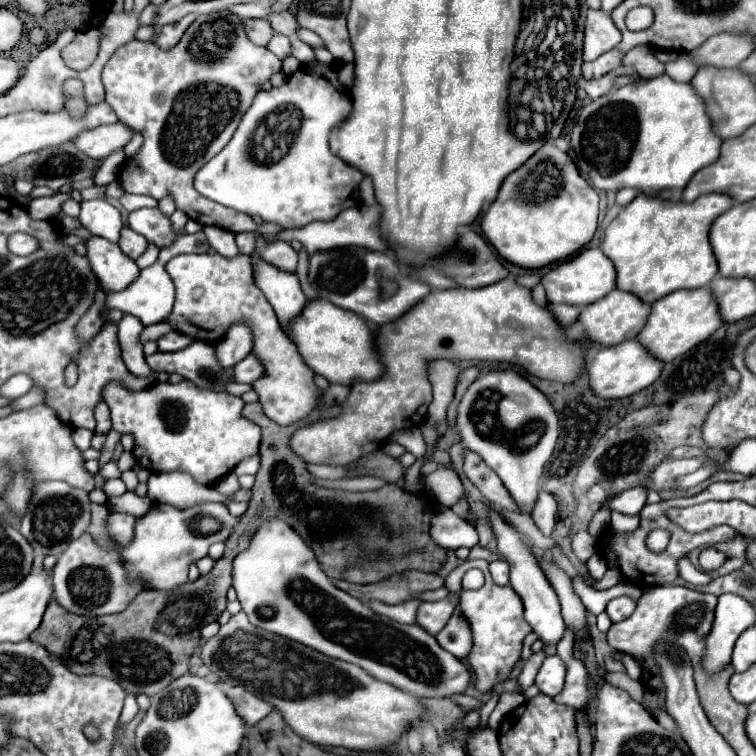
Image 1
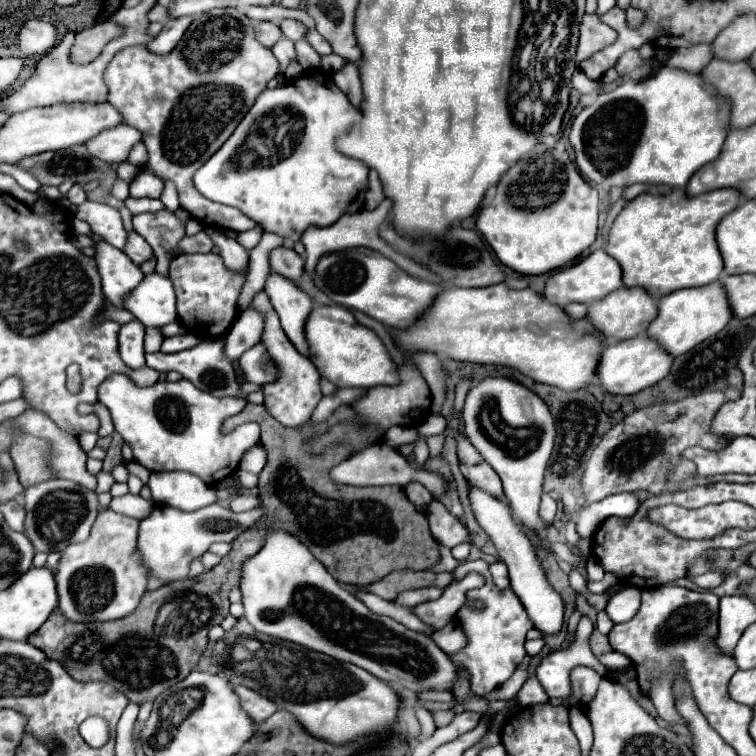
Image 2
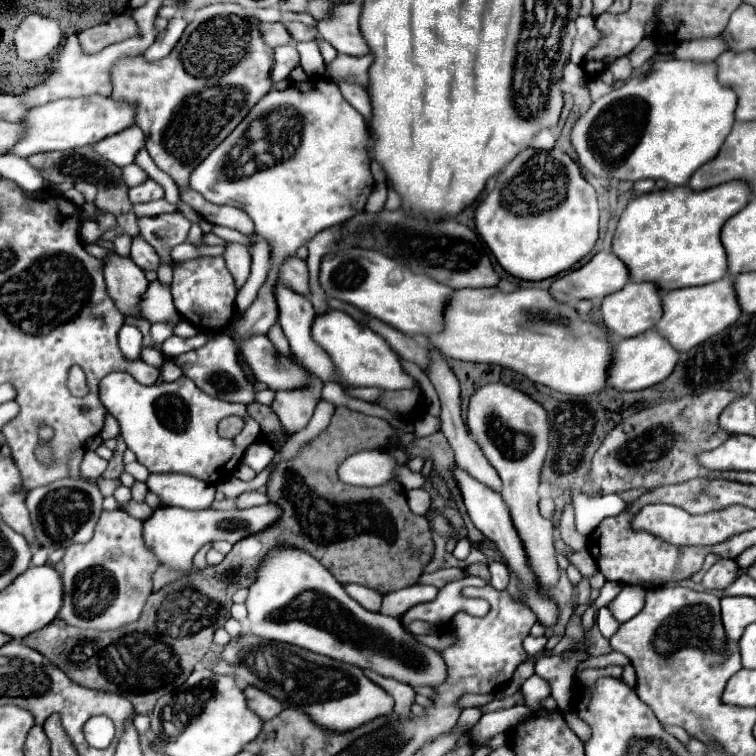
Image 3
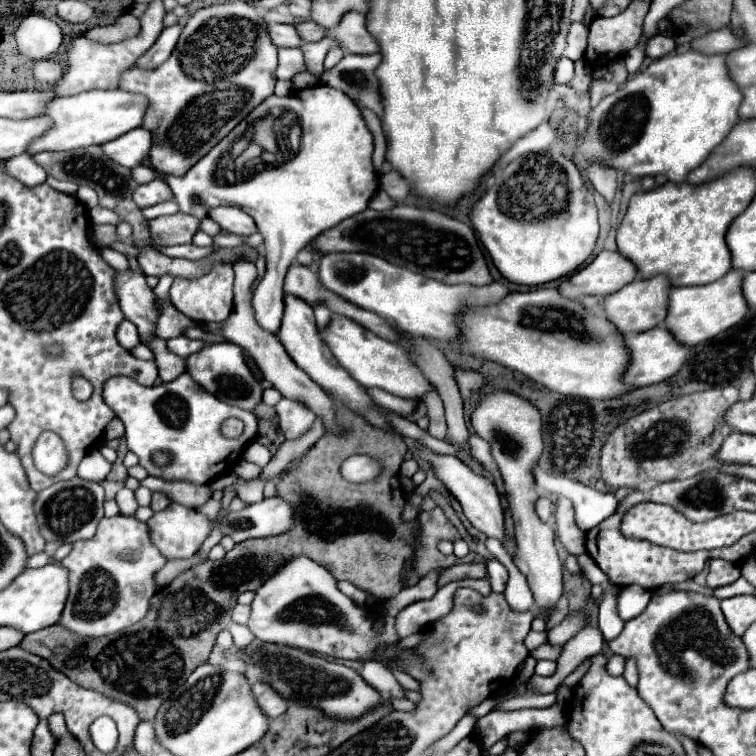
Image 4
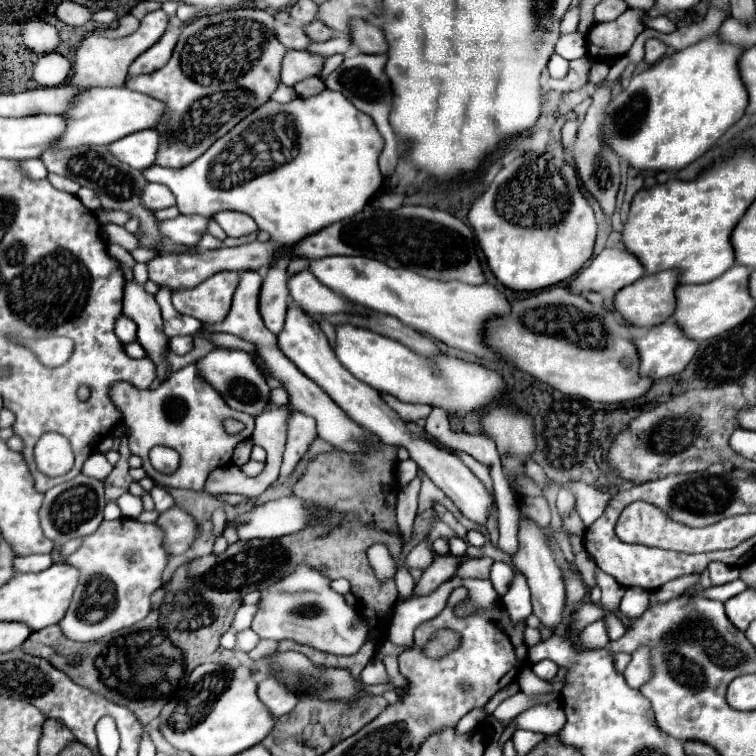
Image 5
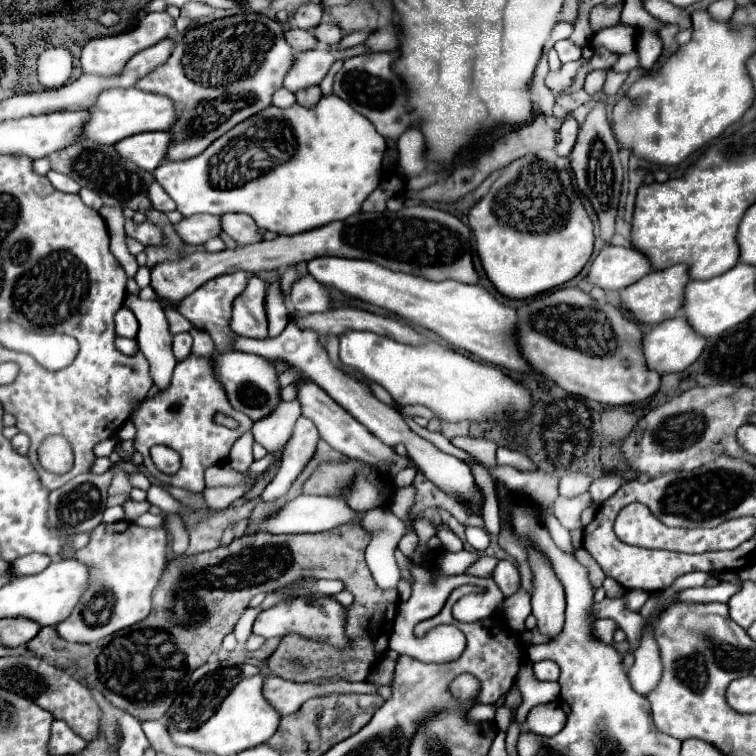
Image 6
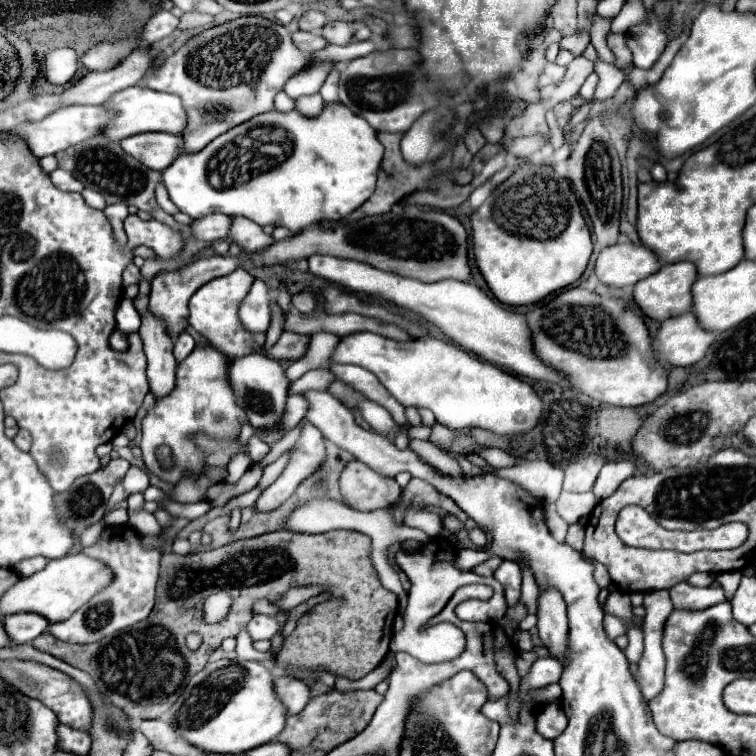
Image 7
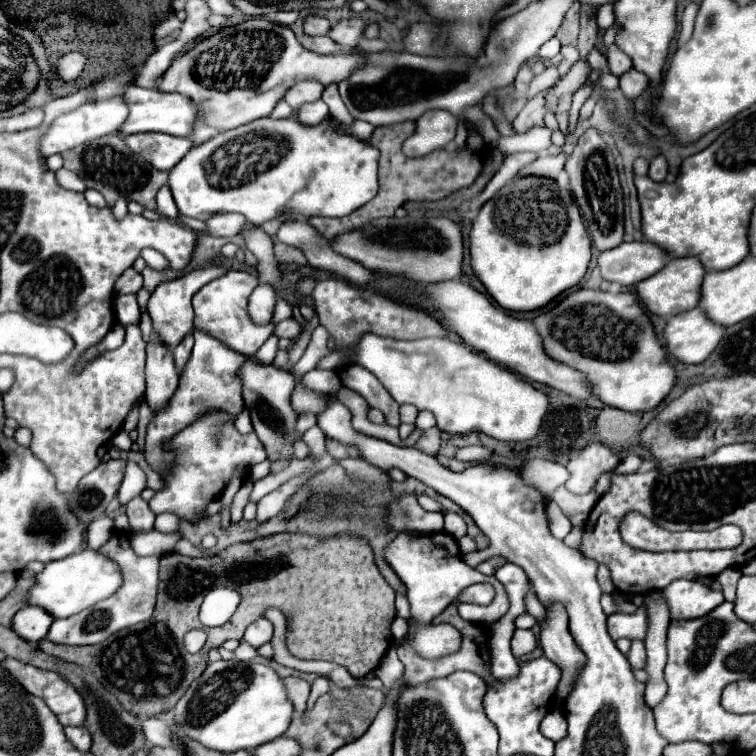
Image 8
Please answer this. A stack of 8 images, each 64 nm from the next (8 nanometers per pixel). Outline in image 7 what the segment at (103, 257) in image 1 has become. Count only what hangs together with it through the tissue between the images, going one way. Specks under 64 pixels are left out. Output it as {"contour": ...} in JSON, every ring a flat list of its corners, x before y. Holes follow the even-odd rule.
{"contour":[[146,312,142,316,140,336,144,340,144,352,148,358,148,384,154,398,164,398,172,392,176,384,176,360,172,354,174,340,166,332,166,326,160,324,156,316]]}

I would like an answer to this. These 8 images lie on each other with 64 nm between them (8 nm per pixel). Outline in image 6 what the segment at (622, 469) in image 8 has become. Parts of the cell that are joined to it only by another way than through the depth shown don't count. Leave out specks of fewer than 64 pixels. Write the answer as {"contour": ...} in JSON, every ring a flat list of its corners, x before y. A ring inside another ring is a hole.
{"contour":[[602,472,602,476,596,478,596,480,592,482,592,486,590,486,592,500,594,500,596,504,604,502,606,498,610,498,610,496,620,488,622,480,624,480,624,478,622,478,622,474,618,474,618,472]]}

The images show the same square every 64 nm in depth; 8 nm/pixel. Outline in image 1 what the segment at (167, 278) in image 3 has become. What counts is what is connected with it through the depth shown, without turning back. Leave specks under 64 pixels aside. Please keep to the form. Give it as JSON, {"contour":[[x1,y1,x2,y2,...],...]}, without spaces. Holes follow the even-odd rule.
{"contour":[[140,208,130,212,130,228,138,234,142,234,148,242,152,242,158,248,168,248,176,240,176,232,172,230,172,222,168,216,164,216,158,208]]}

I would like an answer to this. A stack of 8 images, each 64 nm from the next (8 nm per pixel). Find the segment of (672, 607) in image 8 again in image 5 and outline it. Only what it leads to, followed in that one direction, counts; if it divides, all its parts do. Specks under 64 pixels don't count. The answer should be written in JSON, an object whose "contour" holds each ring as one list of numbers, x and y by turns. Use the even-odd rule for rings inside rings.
{"contour":[[732,580,732,582,722,584,722,586,710,586,710,588,704,588,700,592,690,592,690,596,704,596,704,598,710,598,710,600,726,602,728,598,740,594,744,588,746,588,746,584,742,580]]}

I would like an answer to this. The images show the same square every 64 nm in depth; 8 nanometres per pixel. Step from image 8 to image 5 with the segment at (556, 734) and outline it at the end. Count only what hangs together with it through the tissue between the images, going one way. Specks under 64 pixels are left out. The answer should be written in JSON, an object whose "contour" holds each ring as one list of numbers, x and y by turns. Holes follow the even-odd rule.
{"contour":[[554,700,554,702,536,704,536,706,528,708,526,712,518,714,512,720,512,724,516,728,524,728,524,730,552,736,552,734,558,734,560,728,566,724,566,714,562,710,562,704,558,700]]}

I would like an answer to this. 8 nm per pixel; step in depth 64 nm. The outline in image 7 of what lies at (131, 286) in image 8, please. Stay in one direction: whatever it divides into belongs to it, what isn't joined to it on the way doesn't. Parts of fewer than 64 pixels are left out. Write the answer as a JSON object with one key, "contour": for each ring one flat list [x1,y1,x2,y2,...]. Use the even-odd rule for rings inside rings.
{"contour":[[130,264,130,266,124,270,124,274,122,274,124,288,128,288,130,284,140,284,140,280,142,280,142,274,140,274,140,270,138,270,134,264]]}

